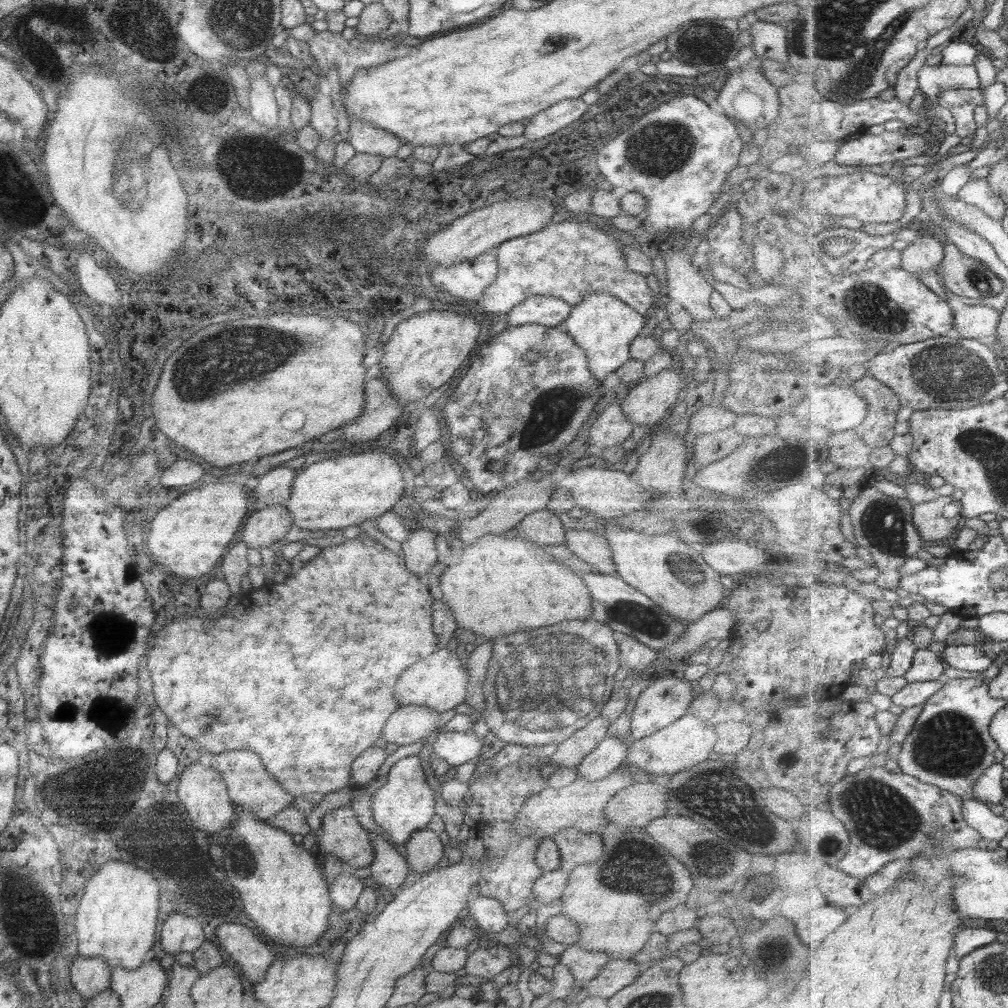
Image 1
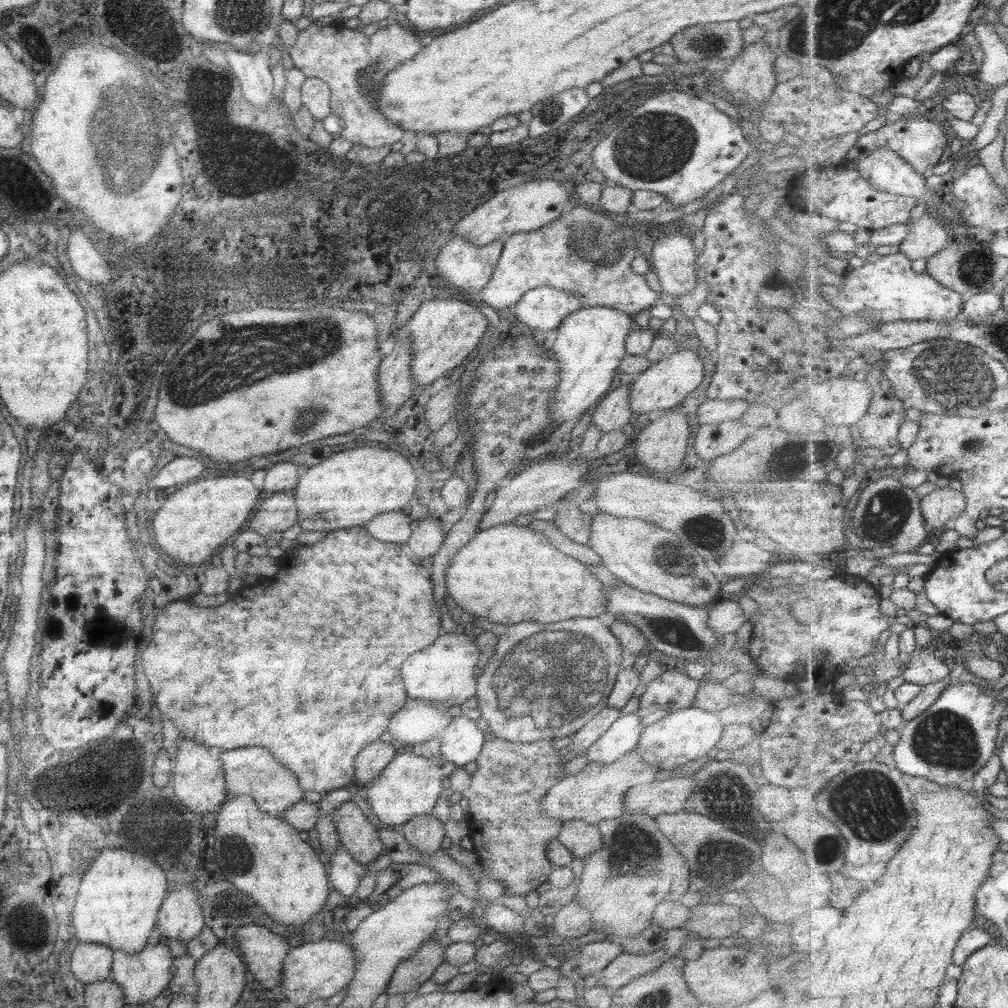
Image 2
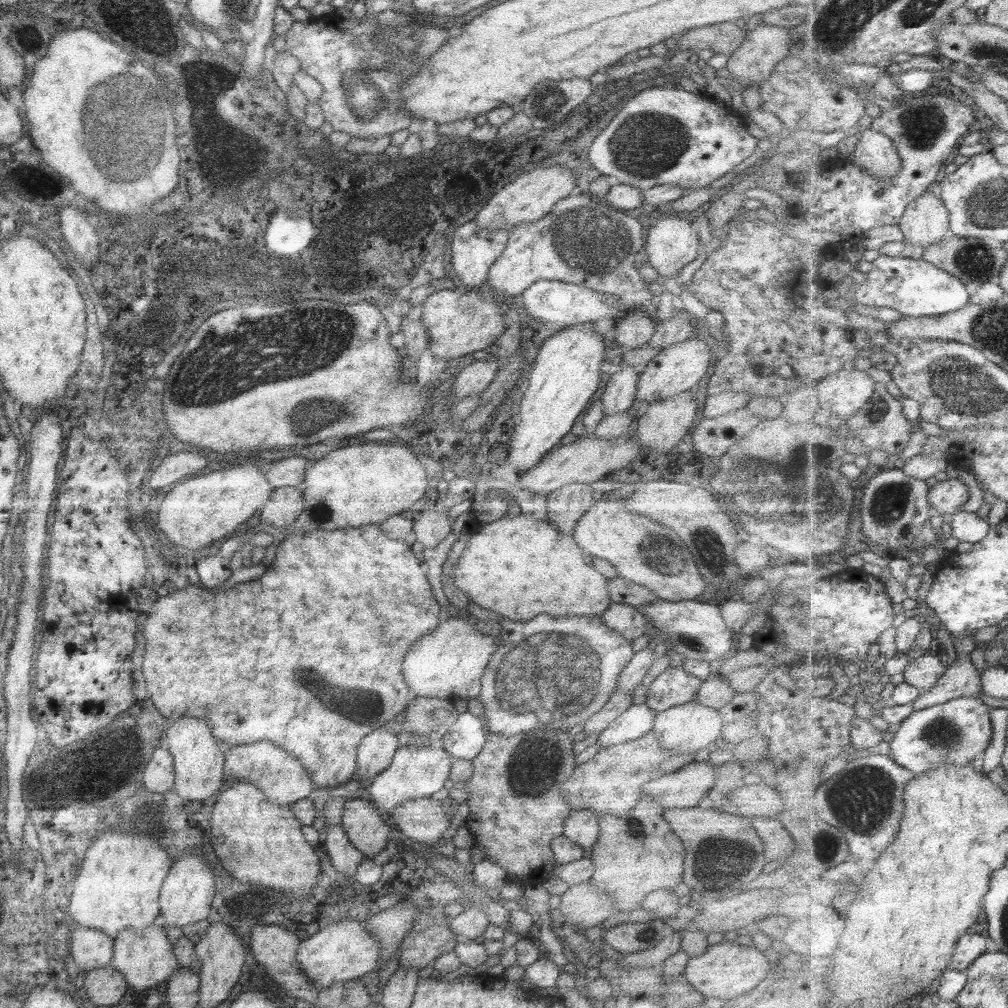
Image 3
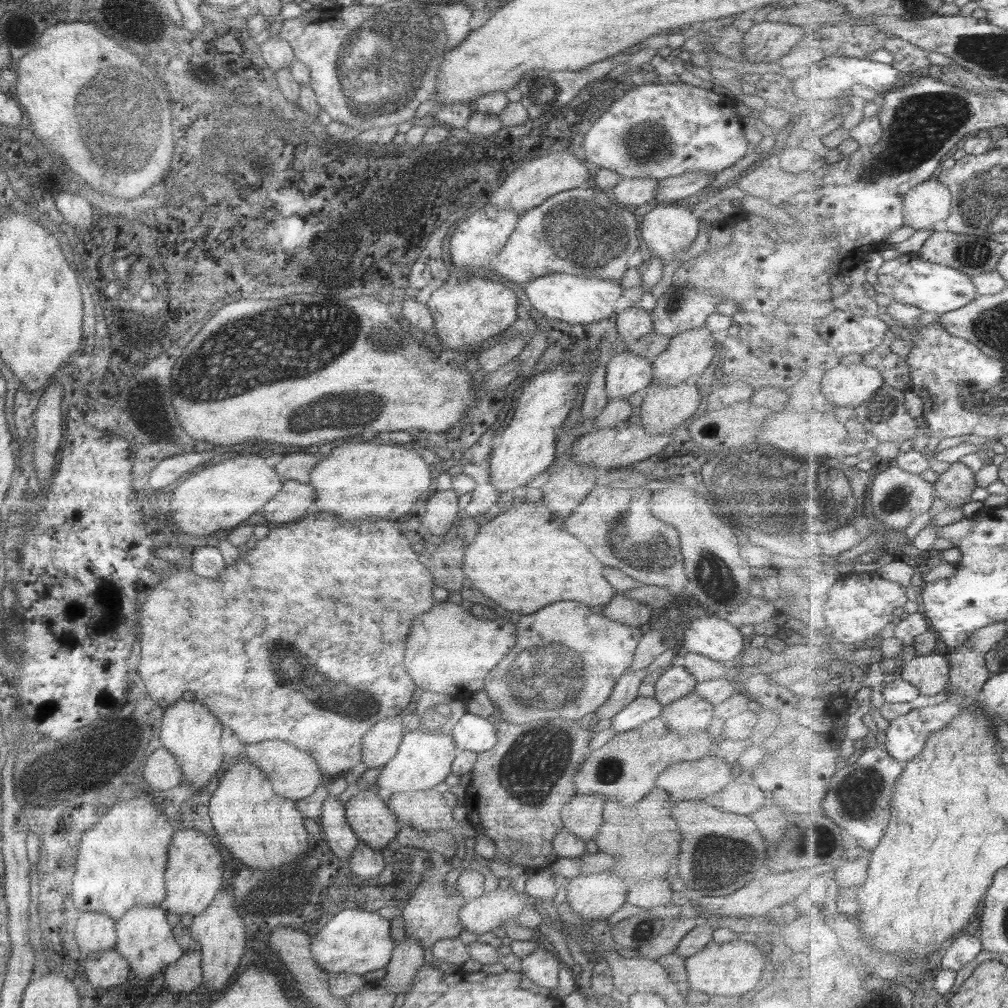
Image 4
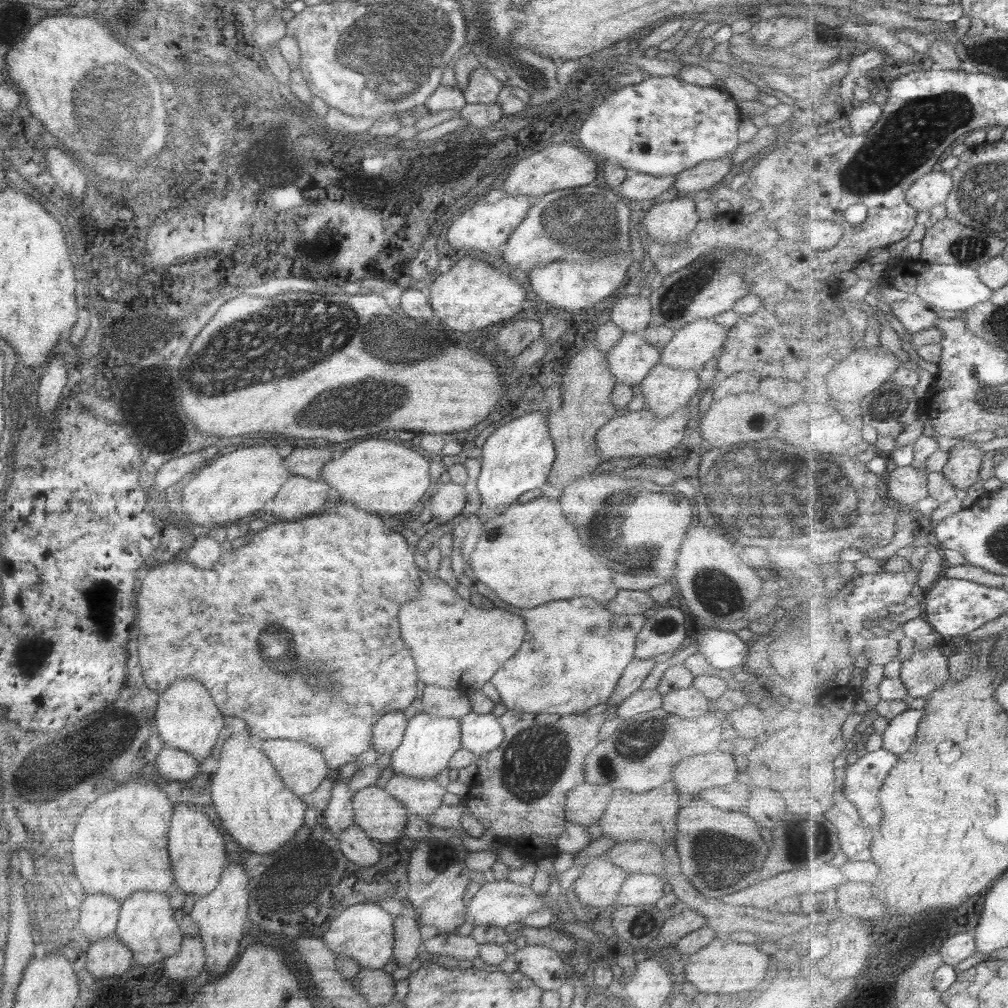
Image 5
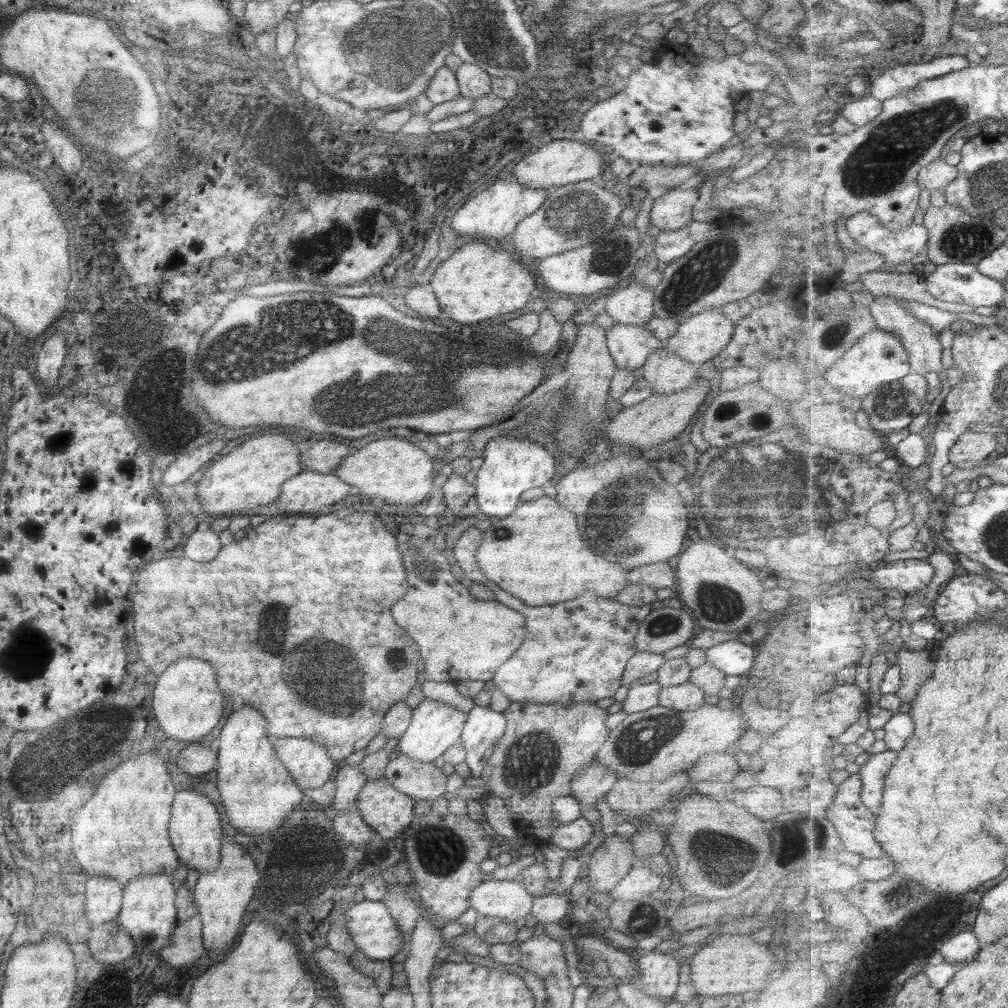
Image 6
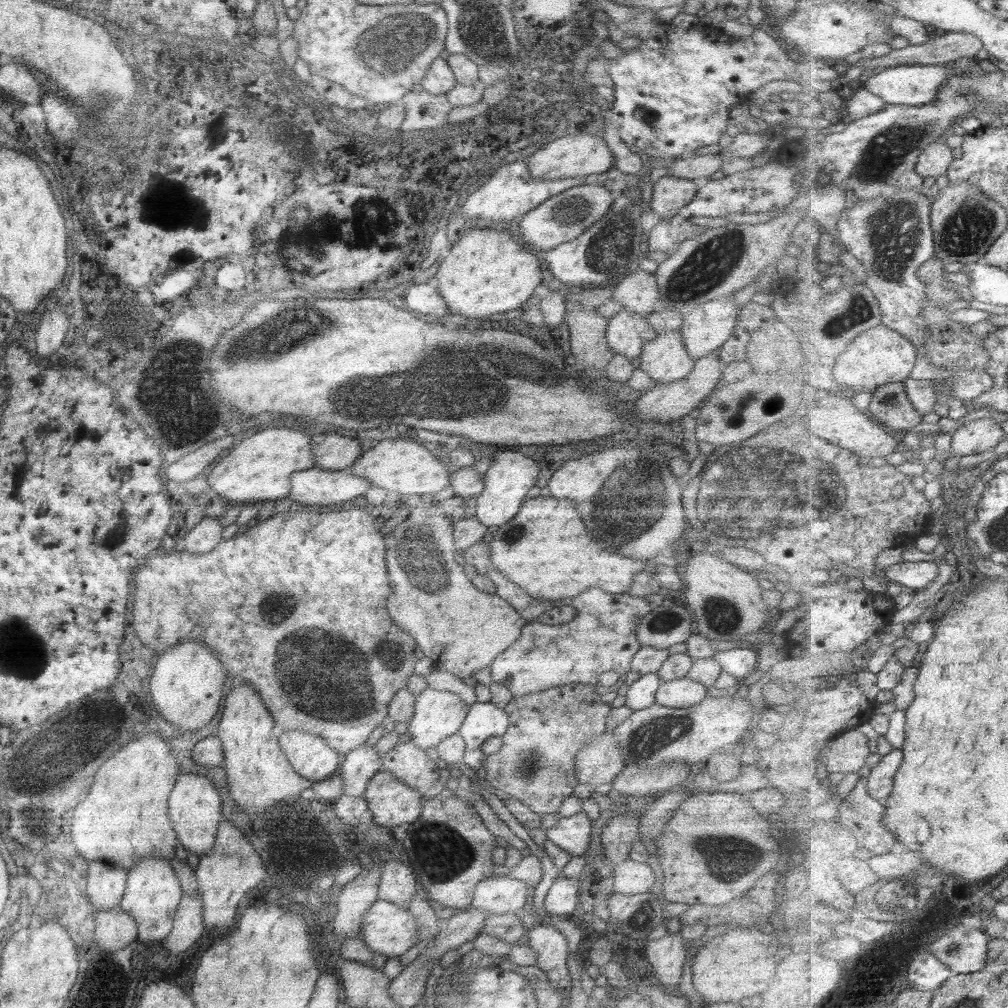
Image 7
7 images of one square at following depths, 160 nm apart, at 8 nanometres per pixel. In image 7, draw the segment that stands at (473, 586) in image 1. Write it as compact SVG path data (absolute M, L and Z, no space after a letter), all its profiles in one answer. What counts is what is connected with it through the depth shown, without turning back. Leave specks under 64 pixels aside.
M538 496L525 499L518 510L507 523L491 529L489 560L495 571L499 570L503 578L523 588L531 598L561 600L575 597L591 586L611 595L624 594L630 588L633 575L643 570L643 561L625 560L603 550L595 552L593 540L587 536L569 500Z

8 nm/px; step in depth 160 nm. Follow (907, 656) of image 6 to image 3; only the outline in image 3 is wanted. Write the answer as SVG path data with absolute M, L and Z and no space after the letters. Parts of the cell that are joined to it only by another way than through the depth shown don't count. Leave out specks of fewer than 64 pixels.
M925 653L907 664L903 673L904 682L921 690L929 690L942 679L947 668L948 665L945 662L944 655Z

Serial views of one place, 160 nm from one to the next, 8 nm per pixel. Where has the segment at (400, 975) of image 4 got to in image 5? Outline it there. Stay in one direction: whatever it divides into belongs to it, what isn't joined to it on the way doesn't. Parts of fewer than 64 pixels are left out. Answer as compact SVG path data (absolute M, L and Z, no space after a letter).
M400 914L392 919L392 958L395 964L413 967L416 964L416 954L421 948L419 924L414 917L408 918Z

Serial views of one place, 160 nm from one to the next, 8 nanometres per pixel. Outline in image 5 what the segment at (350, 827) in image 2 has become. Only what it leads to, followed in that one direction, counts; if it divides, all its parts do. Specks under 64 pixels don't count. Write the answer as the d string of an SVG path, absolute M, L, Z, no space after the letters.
M371 785L351 795L352 822L373 842L391 842L400 836L407 814L403 805L381 787Z

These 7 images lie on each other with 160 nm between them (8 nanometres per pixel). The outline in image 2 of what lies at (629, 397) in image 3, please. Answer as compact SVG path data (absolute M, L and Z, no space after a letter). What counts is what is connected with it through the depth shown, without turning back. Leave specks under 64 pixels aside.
M623 379L616 389L591 407L593 412L590 424L600 433L623 430L625 424L629 422L629 418L631 418L628 403L629 381L629 379Z

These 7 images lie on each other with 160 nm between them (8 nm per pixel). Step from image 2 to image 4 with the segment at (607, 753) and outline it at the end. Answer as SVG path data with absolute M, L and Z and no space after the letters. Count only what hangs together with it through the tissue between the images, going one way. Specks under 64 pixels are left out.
M653 697L634 698L610 718L610 728L617 734L641 726L660 714L660 704Z

